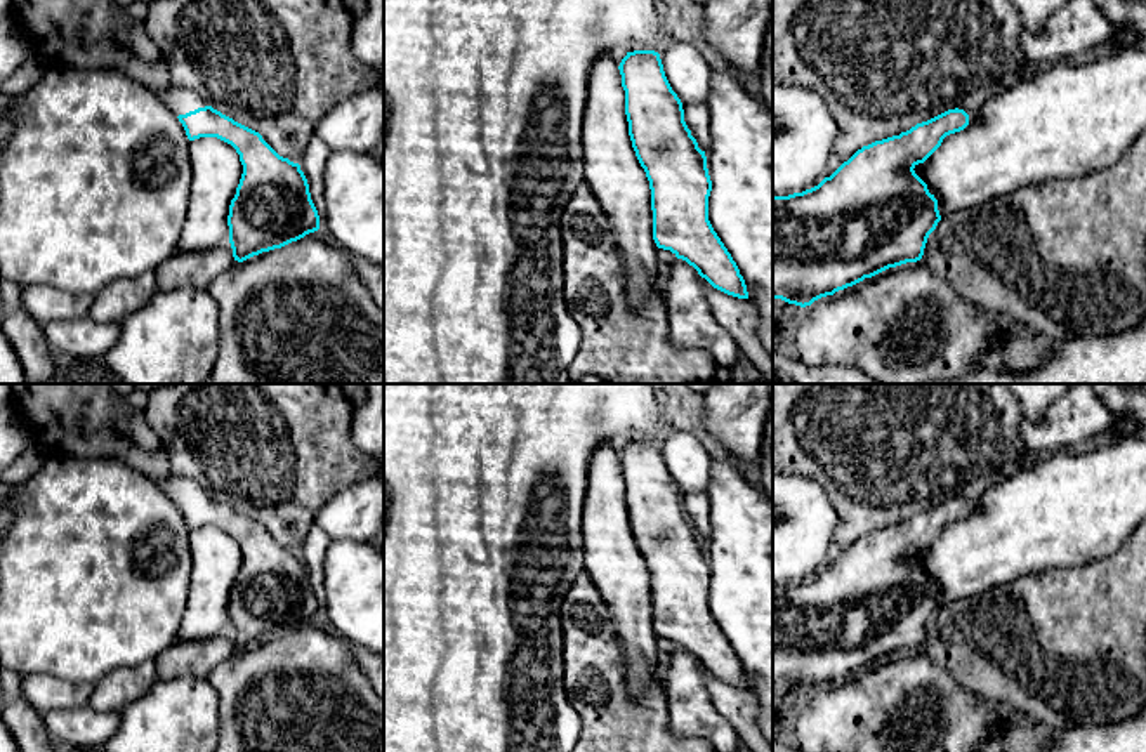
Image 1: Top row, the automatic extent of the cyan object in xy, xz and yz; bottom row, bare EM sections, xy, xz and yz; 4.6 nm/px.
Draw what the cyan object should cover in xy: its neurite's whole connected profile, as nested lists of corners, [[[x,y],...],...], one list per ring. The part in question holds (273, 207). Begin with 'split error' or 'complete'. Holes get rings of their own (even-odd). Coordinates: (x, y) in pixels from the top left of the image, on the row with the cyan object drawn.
split error; [[[170,83],[155,96],[179,118],[189,141],[217,137],[240,155],[243,174],[227,215],[234,261],[281,248],[319,229],[299,163],[280,156],[259,132],[214,109],[193,90]]]

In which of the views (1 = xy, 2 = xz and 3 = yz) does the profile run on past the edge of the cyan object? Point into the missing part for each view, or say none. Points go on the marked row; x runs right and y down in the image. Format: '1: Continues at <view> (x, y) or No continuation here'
1: Continues at xy (179, 101)
2: No continuation here
3: No continuation here

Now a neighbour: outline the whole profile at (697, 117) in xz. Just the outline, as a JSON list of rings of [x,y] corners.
[[[688,104],[684,106],[684,122],[691,130],[691,135],[696,139],[698,148],[707,151],[712,144],[710,130],[710,113],[705,104]]]

